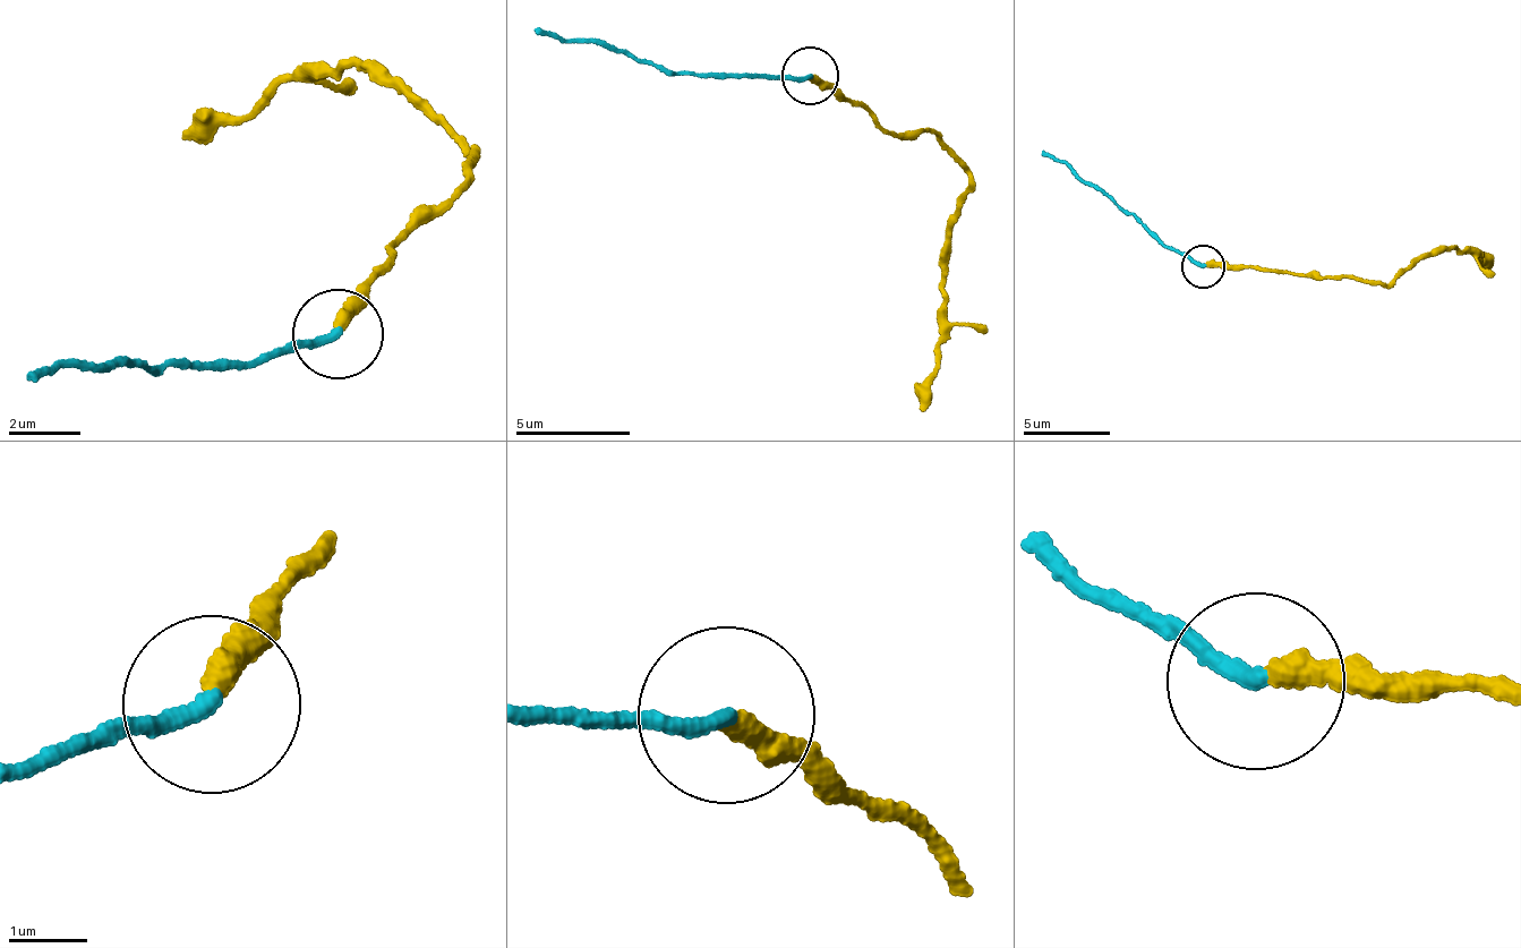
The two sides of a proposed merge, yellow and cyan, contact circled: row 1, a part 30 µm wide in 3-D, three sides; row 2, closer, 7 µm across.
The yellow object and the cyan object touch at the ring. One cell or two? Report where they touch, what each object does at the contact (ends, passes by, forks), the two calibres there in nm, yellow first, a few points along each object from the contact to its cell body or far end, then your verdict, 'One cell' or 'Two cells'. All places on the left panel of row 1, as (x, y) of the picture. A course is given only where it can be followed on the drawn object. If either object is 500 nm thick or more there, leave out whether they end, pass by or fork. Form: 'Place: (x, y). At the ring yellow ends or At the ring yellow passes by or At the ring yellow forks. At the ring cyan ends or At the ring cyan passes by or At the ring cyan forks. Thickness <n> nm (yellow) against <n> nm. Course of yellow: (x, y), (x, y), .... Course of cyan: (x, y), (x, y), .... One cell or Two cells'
Place: (338, 334). At the ring yellow ends. At the ring cyan ends. Thickness 280 nm (yellow) against 220 nm. Course of yellow: (332, 325), (362, 309), (399, 233), (463, 187), (470, 153), (429, 114), (356, 58), (317, 60), (182, 142). Course of cyan: (336, 338), (194, 370), (119, 359), (28, 376). One cell

